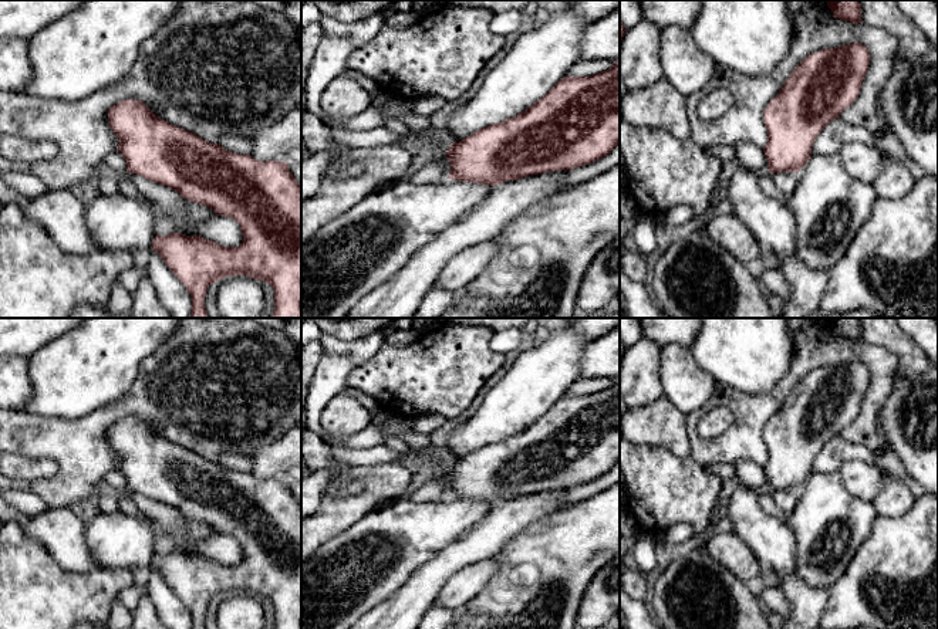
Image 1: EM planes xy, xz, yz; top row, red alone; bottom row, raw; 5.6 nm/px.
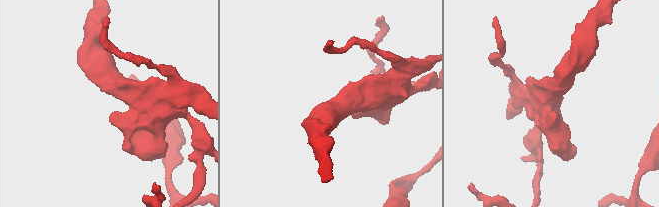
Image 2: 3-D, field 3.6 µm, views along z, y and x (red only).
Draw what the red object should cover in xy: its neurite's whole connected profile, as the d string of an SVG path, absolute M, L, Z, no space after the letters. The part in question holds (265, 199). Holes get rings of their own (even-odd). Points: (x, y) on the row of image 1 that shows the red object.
M124 99L108 111L108 122L118 136L119 152L128 173L168 186L183 199L210 207L217 216L230 217L240 226L243 241L239 247L225 247L200 236L156 233L151 248L156 251L192 297L190 318L209 318L205 307L210 284L232 275L247 275L269 283L274 290L271 318L301 318L301 183L291 175L287 162L260 162L250 155L233 153L219 143L203 141L193 132L175 126L155 115L142 101Z

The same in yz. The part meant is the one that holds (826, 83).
M853 43L810 54L793 70L763 114L767 131L767 143L763 152L769 173L797 173L809 162L819 133L827 124L840 118L841 112L858 97L868 64L867 47Z

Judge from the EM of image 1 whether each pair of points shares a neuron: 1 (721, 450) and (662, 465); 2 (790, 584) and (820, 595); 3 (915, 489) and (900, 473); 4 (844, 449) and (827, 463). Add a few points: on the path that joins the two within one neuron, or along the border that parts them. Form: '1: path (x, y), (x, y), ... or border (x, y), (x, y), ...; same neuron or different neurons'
1: border (689, 456), (702, 466); different neurons
2: path (798, 591), (802, 595), (813, 595); same neuron
3: path (911, 484), (904, 477); same neuron
4: path (840, 452), (832, 459); same neuron

